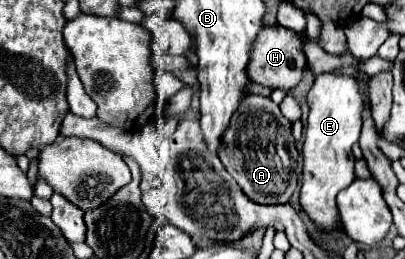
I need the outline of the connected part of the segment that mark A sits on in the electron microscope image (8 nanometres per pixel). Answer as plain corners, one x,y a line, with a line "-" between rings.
250,95
240,105
240,111
232,117
232,127
224,133
224,155
220,155
220,159
242,191
256,203
288,203
298,187
298,149
290,121
284,119
278,105
268,97

